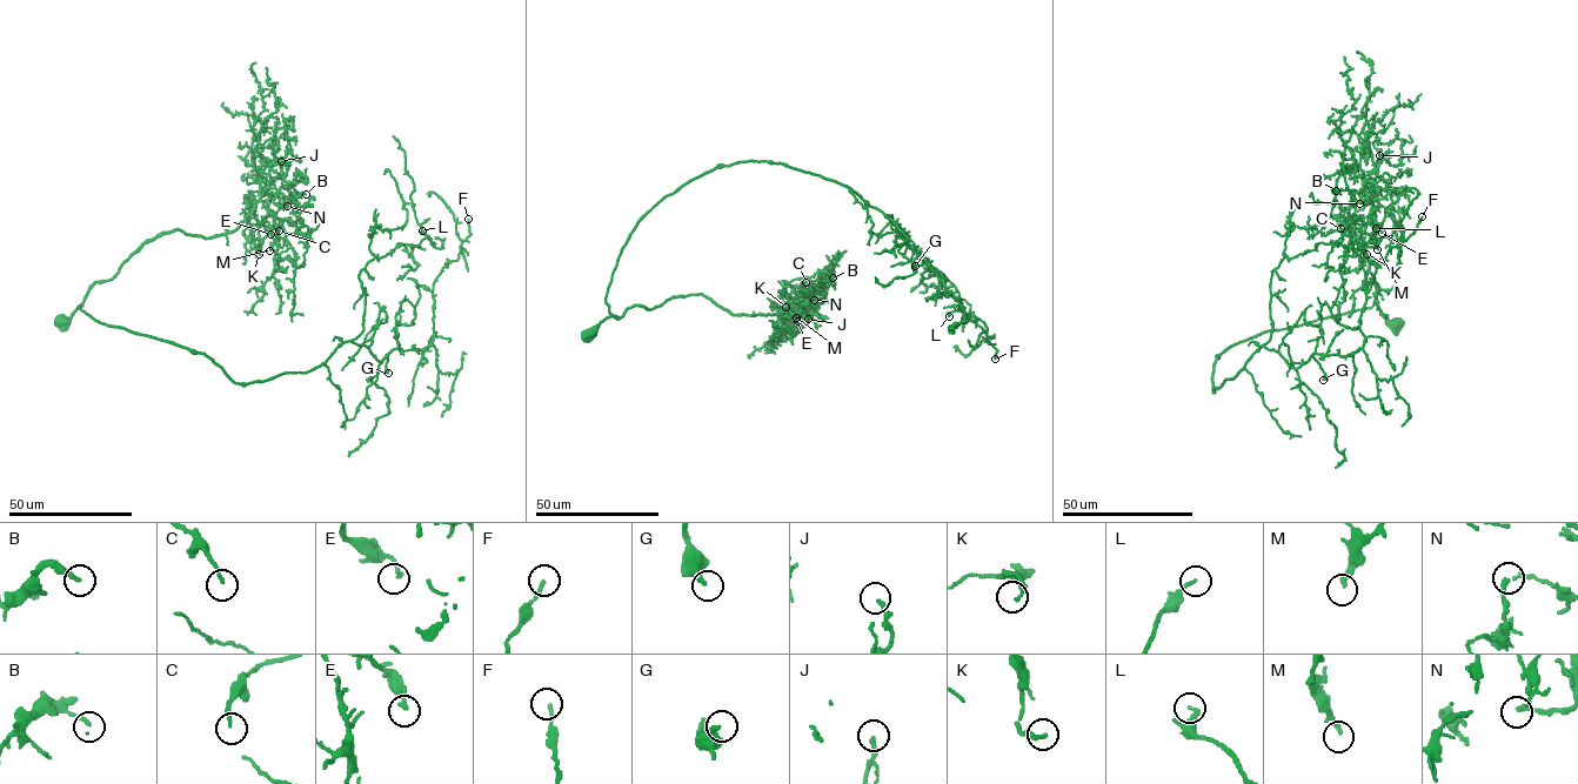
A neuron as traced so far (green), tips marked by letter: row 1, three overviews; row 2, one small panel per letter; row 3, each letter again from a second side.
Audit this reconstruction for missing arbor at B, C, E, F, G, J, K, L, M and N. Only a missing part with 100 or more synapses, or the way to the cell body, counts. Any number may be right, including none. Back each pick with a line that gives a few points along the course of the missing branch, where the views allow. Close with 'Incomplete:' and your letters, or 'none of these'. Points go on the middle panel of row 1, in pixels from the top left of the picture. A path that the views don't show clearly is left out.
M: (796, 317), (775, 330), (770, 336), (774, 339)
Incomplete: M

